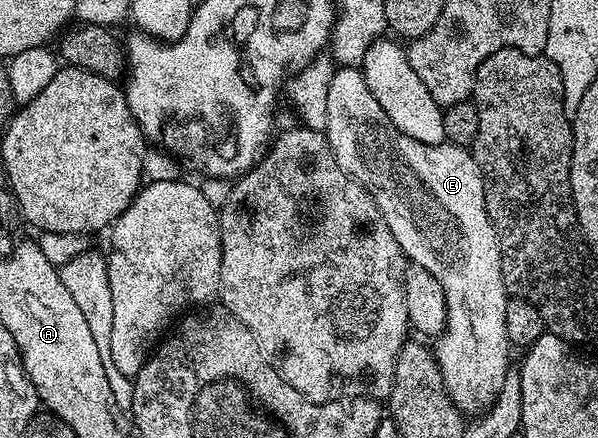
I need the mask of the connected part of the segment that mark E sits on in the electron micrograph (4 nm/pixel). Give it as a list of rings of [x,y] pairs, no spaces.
[[[339,66],[335,68],[335,76],[332,78],[331,85],[329,86],[329,114],[327,115],[327,130],[325,135],[335,150],[335,157],[341,166],[341,170],[345,170],[345,174],[349,174],[354,180],[358,180],[359,183],[370,192],[372,198],[375,199],[375,205],[381,210],[381,214],[385,218],[385,222],[389,226],[393,238],[399,243],[400,253],[402,253],[404,257],[407,255],[408,258],[411,259],[410,263],[414,265],[414,267],[421,268],[428,276],[437,278],[437,282],[443,291],[443,301],[447,304],[447,310],[445,313],[445,323],[438,333],[438,335],[440,334],[439,341],[433,344],[433,355],[436,363],[439,364],[439,370],[441,372],[441,378],[443,379],[443,385],[447,391],[447,397],[455,404],[456,411],[467,418],[478,417],[490,409],[492,402],[497,398],[497,394],[501,390],[501,386],[507,377],[507,369],[509,367],[507,348],[509,349],[509,341],[507,339],[507,331],[505,330],[505,306],[509,299],[509,293],[503,284],[503,275],[501,274],[499,240],[495,237],[495,231],[493,230],[491,219],[485,206],[483,173],[479,171],[474,155],[472,155],[466,147],[458,144],[449,144],[446,142],[441,144],[422,144],[413,138],[409,138],[409,134],[401,134],[401,130],[397,130],[397,126],[393,126],[393,122],[389,122],[385,110],[381,110],[381,102],[377,102],[377,98],[373,98],[369,86],[363,80],[362,71],[355,66]]]

